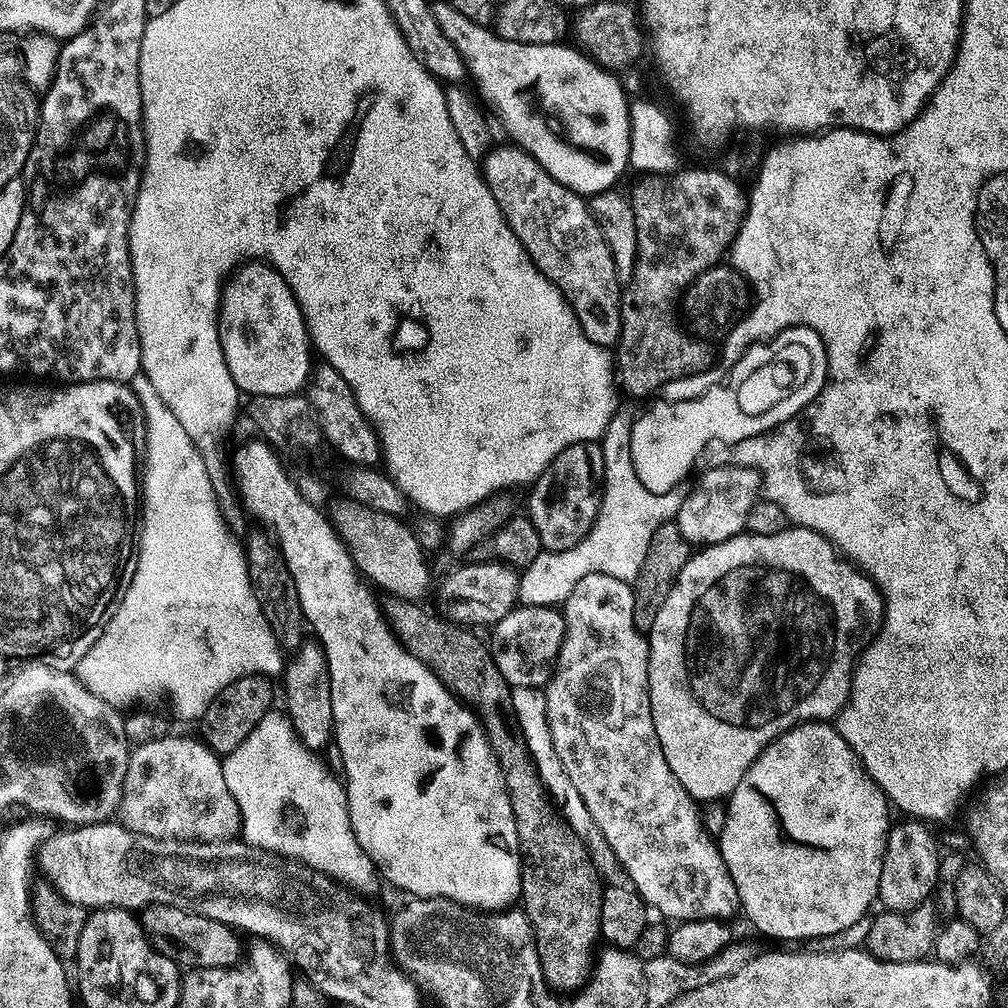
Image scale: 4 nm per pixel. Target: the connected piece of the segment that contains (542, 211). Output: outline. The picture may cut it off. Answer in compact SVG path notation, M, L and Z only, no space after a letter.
M493 147L482 161L482 175L490 194L498 202L510 230L524 247L524 253L532 260L532 265L564 296L564 302L571 308L580 328L590 342L601 346L615 345L620 339L620 297L622 295L621 281L616 278L616 267L606 246L604 236L600 233L591 207L585 197L579 192L562 186L553 176L529 156L523 148Z

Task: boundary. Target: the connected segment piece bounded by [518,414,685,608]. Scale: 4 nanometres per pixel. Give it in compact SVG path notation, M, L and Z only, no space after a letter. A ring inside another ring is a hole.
M616 414L608 424L602 437L604 449L604 493L600 499L600 509L592 528L570 550L561 552L540 551L538 558L530 562L530 566L519 573L519 603L530 608L546 608L549 606L563 605L565 598L586 578L586 574L610 574L610 578L635 581L636 575L642 570L642 558L646 558L646 550L650 546L650 538L658 526L662 526L675 517L680 503L684 501L685 493L678 491L676 494L664 496L649 496L644 492L642 483L635 474L634 462L631 458L631 428L633 417Z

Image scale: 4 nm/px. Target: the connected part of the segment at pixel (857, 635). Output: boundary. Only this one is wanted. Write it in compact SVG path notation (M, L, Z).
M790 526L782 530L782 534L732 536L729 540L701 547L688 557L686 566L682 566L666 602L662 602L662 610L658 610L658 618L654 618L654 626L646 633L646 639L648 642L648 697L654 730L658 734L660 749L674 778L688 791L693 800L723 801L731 796L738 782L742 782L742 774L750 770L760 751L773 740L777 740L783 732L788 732L797 724L805 722L831 721L840 709L847 705L848 695L852 689L854 668L850 660L848 664L846 653L836 652L836 643L840 640L840 628L848 624L847 612L852 615L853 653L859 654L868 647L872 637L884 624L884 598L880 595L880 589L876 587L874 581L864 575L855 563L845 559L832 541L809 528Z

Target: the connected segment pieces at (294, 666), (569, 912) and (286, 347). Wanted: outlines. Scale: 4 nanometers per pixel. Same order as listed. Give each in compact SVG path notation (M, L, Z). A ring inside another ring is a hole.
M305 641L287 663L282 674L286 692L286 715L299 740L311 752L319 752L331 743L334 733L333 706L330 705L330 692L327 684L328 663L325 652L317 641ZM292 659L293 662L292 662Z
M388 598L383 601L382 612L390 621L393 631L399 637L400 643L408 651L413 652L426 667L437 676L451 691L467 704L484 725L484 733L492 751L500 762L504 771L506 790L510 798L510 806L514 810L516 833L520 839L520 894L519 899L524 900L522 910L528 915L528 921L536 933L536 949L540 954L540 964L543 966L544 979L553 989L570 988L579 989L589 977L590 970L582 966L578 975L574 975L574 952L580 950L578 960L584 964L592 954L592 947L600 933L600 898L602 891L601 881L598 879L596 869L593 868L588 857L588 851L579 836L574 835L565 826L565 823L554 813L552 814L546 790L540 779L537 778L529 755L521 744L522 737L510 715L512 711L512 688L502 678L498 666L494 662L489 645L484 644L475 636L475 631L467 630L462 626L455 626L430 616L419 603L409 600Z
M249 262L232 273L220 297L219 326L220 345L228 367L227 376L237 389L249 392L249 397L296 396L299 388L309 383L314 372L314 349L308 327L290 286L277 274L275 268L263 262Z

